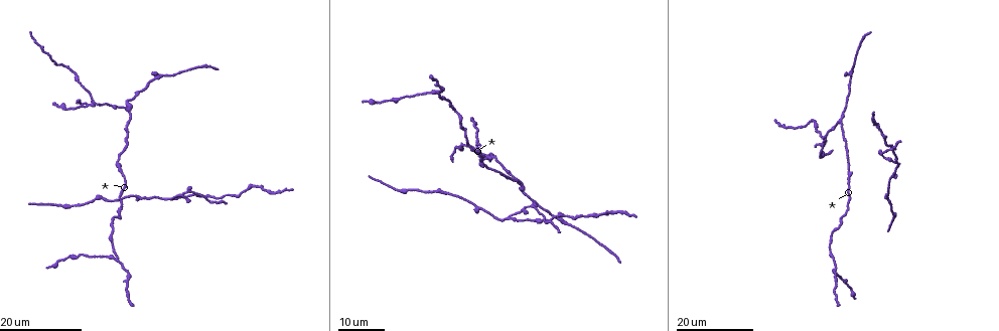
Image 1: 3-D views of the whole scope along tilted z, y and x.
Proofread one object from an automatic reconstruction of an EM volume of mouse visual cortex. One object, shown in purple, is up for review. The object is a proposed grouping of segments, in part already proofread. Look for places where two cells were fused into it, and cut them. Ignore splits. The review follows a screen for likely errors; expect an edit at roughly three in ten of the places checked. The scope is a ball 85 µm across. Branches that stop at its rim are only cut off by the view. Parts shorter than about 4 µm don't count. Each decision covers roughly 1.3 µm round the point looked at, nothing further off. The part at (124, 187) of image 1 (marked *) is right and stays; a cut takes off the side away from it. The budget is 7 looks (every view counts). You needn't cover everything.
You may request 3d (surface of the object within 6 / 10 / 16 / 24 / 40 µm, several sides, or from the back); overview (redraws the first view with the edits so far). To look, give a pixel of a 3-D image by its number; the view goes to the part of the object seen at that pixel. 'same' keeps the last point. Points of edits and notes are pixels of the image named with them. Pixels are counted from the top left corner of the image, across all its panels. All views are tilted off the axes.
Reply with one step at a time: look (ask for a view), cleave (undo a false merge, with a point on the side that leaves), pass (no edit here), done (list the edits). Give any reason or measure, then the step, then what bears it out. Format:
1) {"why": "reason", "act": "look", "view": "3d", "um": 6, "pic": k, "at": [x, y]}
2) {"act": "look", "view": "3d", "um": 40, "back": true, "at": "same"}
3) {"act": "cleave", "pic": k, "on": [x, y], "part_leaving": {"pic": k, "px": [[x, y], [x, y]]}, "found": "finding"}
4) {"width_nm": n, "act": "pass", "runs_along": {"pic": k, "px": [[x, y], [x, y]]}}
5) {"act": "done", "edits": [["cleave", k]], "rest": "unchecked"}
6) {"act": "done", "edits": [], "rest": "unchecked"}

{"why": "branch point", "act": "look", "view": "3d", "um": 16, "pic": 1, "at": [841, 118]}

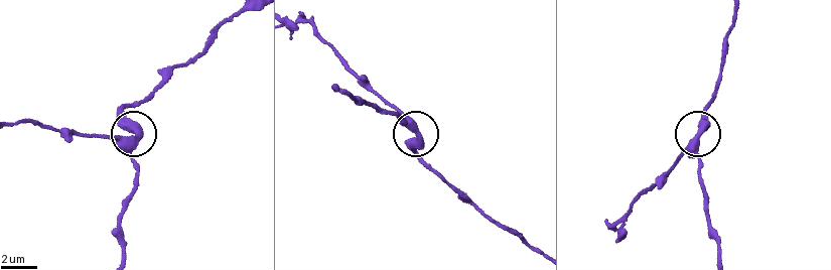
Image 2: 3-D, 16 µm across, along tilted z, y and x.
{"act": "look", "view": "3d", "um": 6, "pic": 2, "at": [692, 140]}

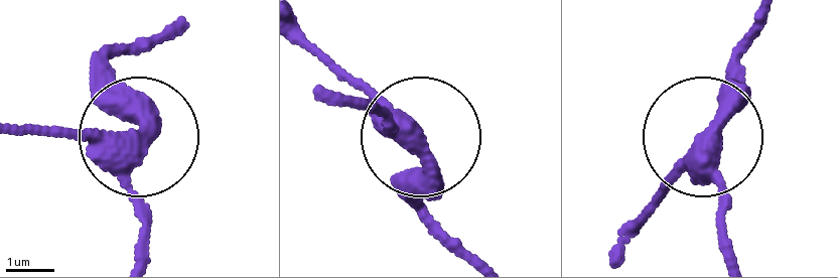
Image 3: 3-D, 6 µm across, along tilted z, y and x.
{"act": "pass", "runs_along": {"pic": 3, "px": [[139, 253], [146, 209], [131, 162], [142, 107], [109, 52]]}, "found": "all the same cell"}

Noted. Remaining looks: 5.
{"why": "calibre changes", "act": "look", "view": "3d", "um": 16, "pic": 1, "at": [118, 163]}

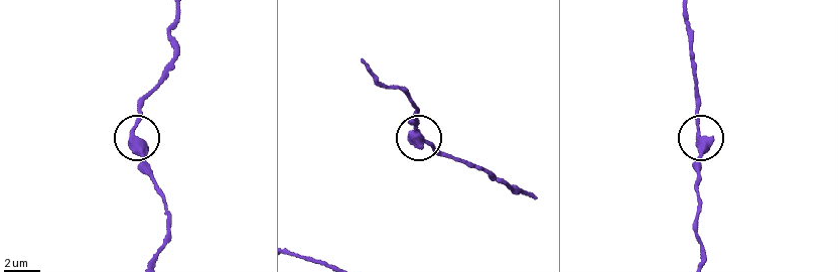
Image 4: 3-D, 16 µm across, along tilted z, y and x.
{"why": "zoom in", "act": "look", "view": "3d", "um": 10, "pic": 4, "at": [699, 141]}

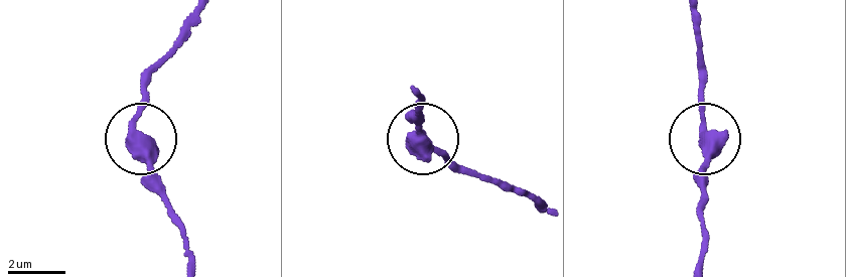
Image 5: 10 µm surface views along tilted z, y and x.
{"arms": 3, "act": "pass", "runs_along": {"pic": 5, "px": [[187, 260], [180, 220], [135, 125], [146, 66]]}, "found": "continuous, no second cell"}

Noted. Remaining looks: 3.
{"why": "thick turns thin", "act": "look", "view": "3d", "um": 24, "pic": 1, "at": [262, 190]}

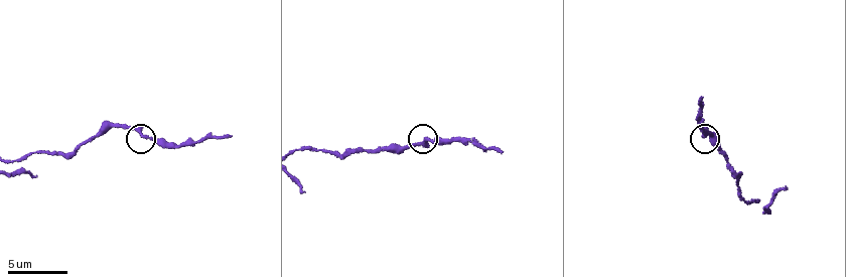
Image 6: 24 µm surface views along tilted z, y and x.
{"why": "zoom in", "act": "look", "view": "3d", "um": 10, "pic": 6, "at": [145, 139]}

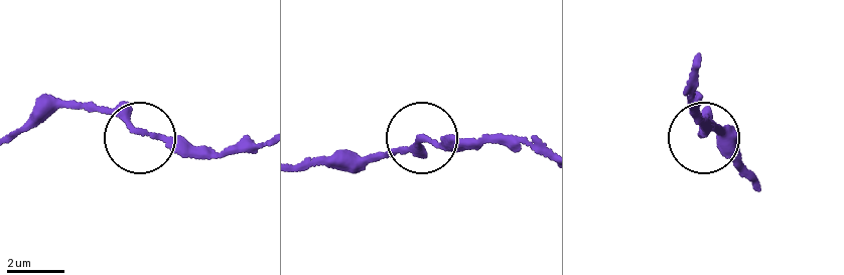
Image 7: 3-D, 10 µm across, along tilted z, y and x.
{"act": "pass", "runs_along": {"pic": 7, "px": [[17, 135], [63, 109], [91, 104], [140, 135], [201, 156]]}, "found": "all the same cell"}

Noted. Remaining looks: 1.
{"act": "done", "edits": [], "rest": "unchecked"}

